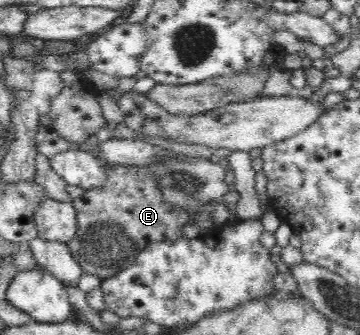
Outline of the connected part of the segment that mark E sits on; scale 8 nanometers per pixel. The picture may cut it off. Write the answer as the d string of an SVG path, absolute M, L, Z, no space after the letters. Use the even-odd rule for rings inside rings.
M103 154L94 156L105 167L105 181L100 187L88 189L82 196L72 200L77 212L77 233L66 246L84 273L104 279L114 276L120 269L131 267L140 251L148 246L182 239L184 224L190 222L191 215L179 205L172 205L166 200L159 186L158 173L152 173L150 169L140 165L111 164L102 158Z

